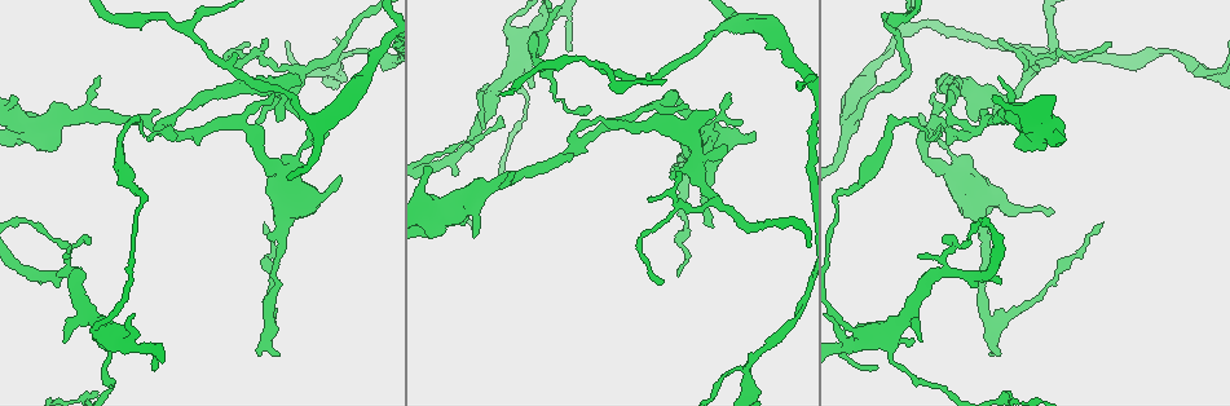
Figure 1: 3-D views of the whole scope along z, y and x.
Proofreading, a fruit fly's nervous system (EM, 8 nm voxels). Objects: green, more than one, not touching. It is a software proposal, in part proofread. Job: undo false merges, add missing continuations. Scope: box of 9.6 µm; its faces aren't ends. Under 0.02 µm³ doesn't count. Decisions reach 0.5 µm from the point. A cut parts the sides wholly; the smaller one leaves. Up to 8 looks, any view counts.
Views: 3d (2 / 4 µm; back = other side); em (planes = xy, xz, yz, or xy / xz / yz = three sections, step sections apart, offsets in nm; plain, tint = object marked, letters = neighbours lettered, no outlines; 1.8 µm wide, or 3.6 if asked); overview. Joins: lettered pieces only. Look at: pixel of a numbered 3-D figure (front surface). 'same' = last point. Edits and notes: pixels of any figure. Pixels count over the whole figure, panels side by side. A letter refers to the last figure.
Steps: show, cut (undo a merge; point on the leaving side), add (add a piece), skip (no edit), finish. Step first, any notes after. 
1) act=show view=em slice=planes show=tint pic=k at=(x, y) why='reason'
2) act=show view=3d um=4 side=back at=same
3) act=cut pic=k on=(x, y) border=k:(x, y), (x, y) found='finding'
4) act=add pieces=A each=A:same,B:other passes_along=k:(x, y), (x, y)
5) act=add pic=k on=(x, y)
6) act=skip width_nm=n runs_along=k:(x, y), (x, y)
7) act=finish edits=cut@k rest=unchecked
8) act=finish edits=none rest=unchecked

act=show view=3d um=2 pic=1 at=(995, 327) why='sudden change in width'

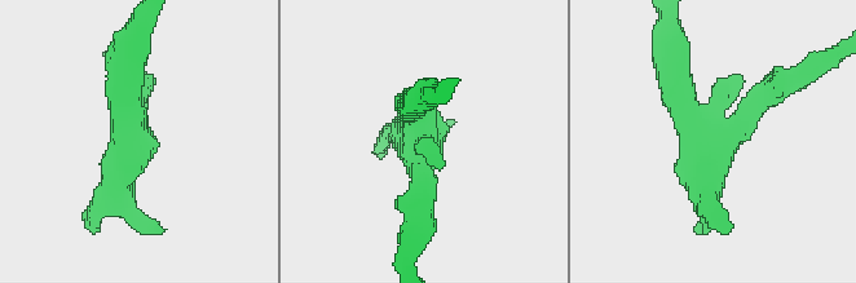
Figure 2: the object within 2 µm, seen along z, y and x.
act=show view=em slice=planes show=plain pic=2 at=(419, 129)

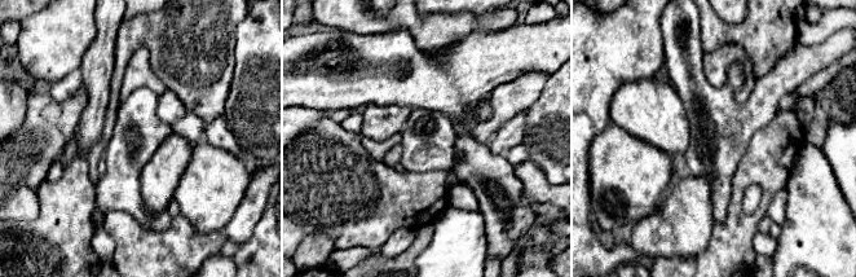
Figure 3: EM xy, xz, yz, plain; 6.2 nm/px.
act=show view=em slice=planes show=letters at=same why='see the neighbours'

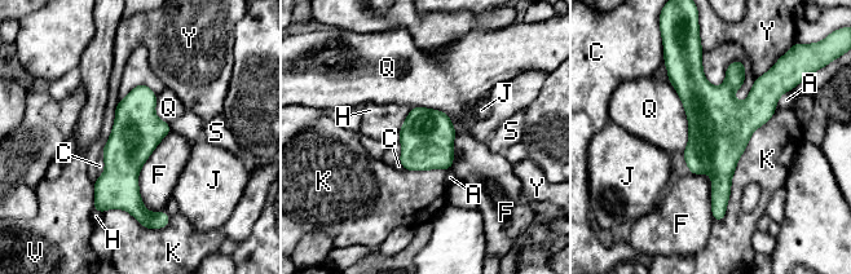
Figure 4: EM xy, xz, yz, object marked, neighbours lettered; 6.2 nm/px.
act=skip longest_contact=K:800nm each=A:other,C:other,F:other,H:other,J:other,K:other,Q:other,S:other,V:other,Y:other runs_along=4:(140, 88), (128, 198), (142, 212) found='one neuron here'

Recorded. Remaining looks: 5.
act=show view=em um=3.6 slice=xy step=16 show=tint pic=1 at=(961, 168) why='thick turns thin'

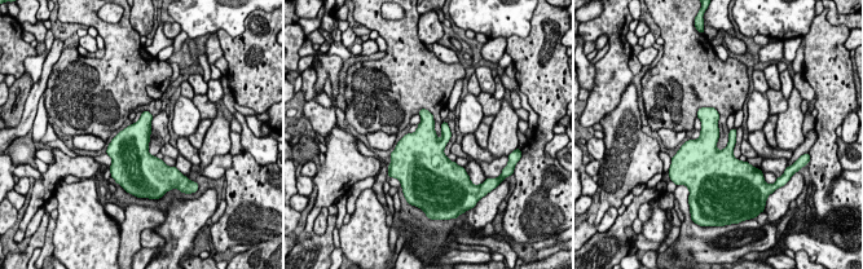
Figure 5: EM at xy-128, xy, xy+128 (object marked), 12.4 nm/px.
act=show view=em um=3.6 slice=planes show=tint at=same

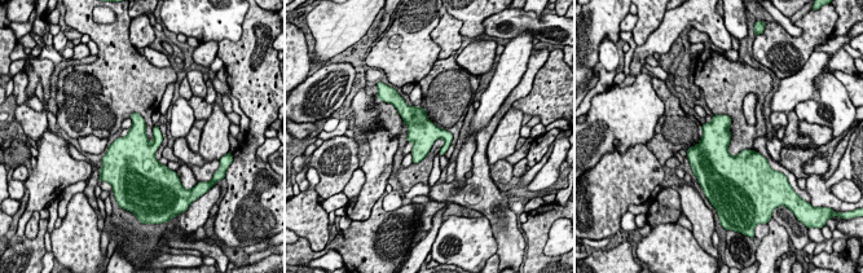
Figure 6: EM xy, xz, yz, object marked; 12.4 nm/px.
act=show view=em um=3.6 slice=planes show=letters at=same

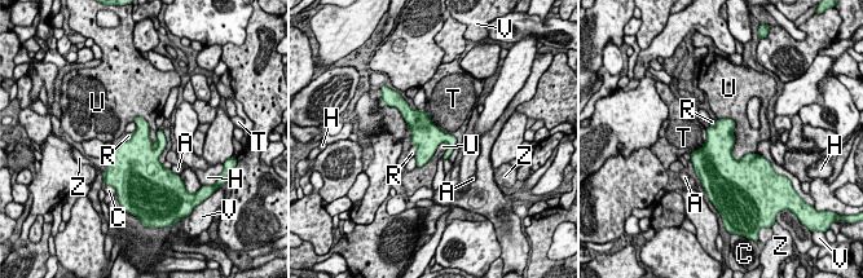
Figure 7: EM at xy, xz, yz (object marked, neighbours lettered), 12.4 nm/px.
act=skip each=A:other,C:other,H:other,R:other,T:other,U:other,V:other,Z:other border=7:(717, 118), (736, 159), (756, 154) found='all the same neuron'

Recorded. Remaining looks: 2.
act=show view=3d um=2 pic=1 at=(362, 81) why='thick turns thin'

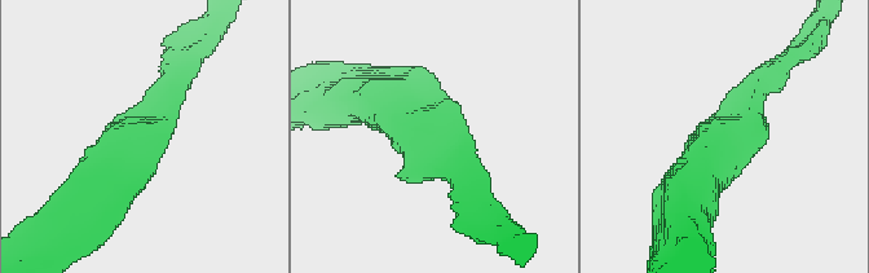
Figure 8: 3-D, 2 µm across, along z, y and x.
act=show view=em slice=yz step=16 show=letters pic=8 at=(744, 127)

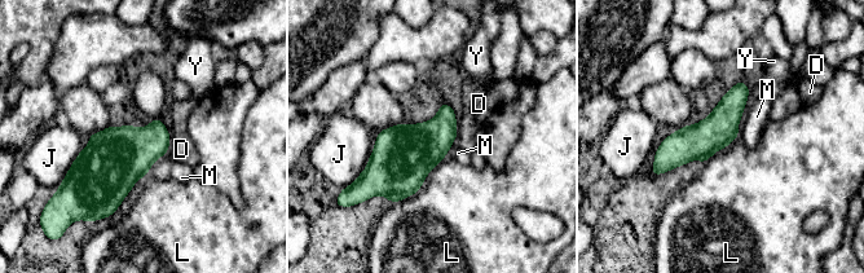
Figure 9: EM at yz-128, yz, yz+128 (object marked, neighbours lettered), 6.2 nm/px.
act=skip each=D:other,J:other,L:other,M:other,Y:other runs_along=9:(744, 88), (657, 171) found='continuous, no second neuron'

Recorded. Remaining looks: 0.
act=finish edits=none rest=unchecked

